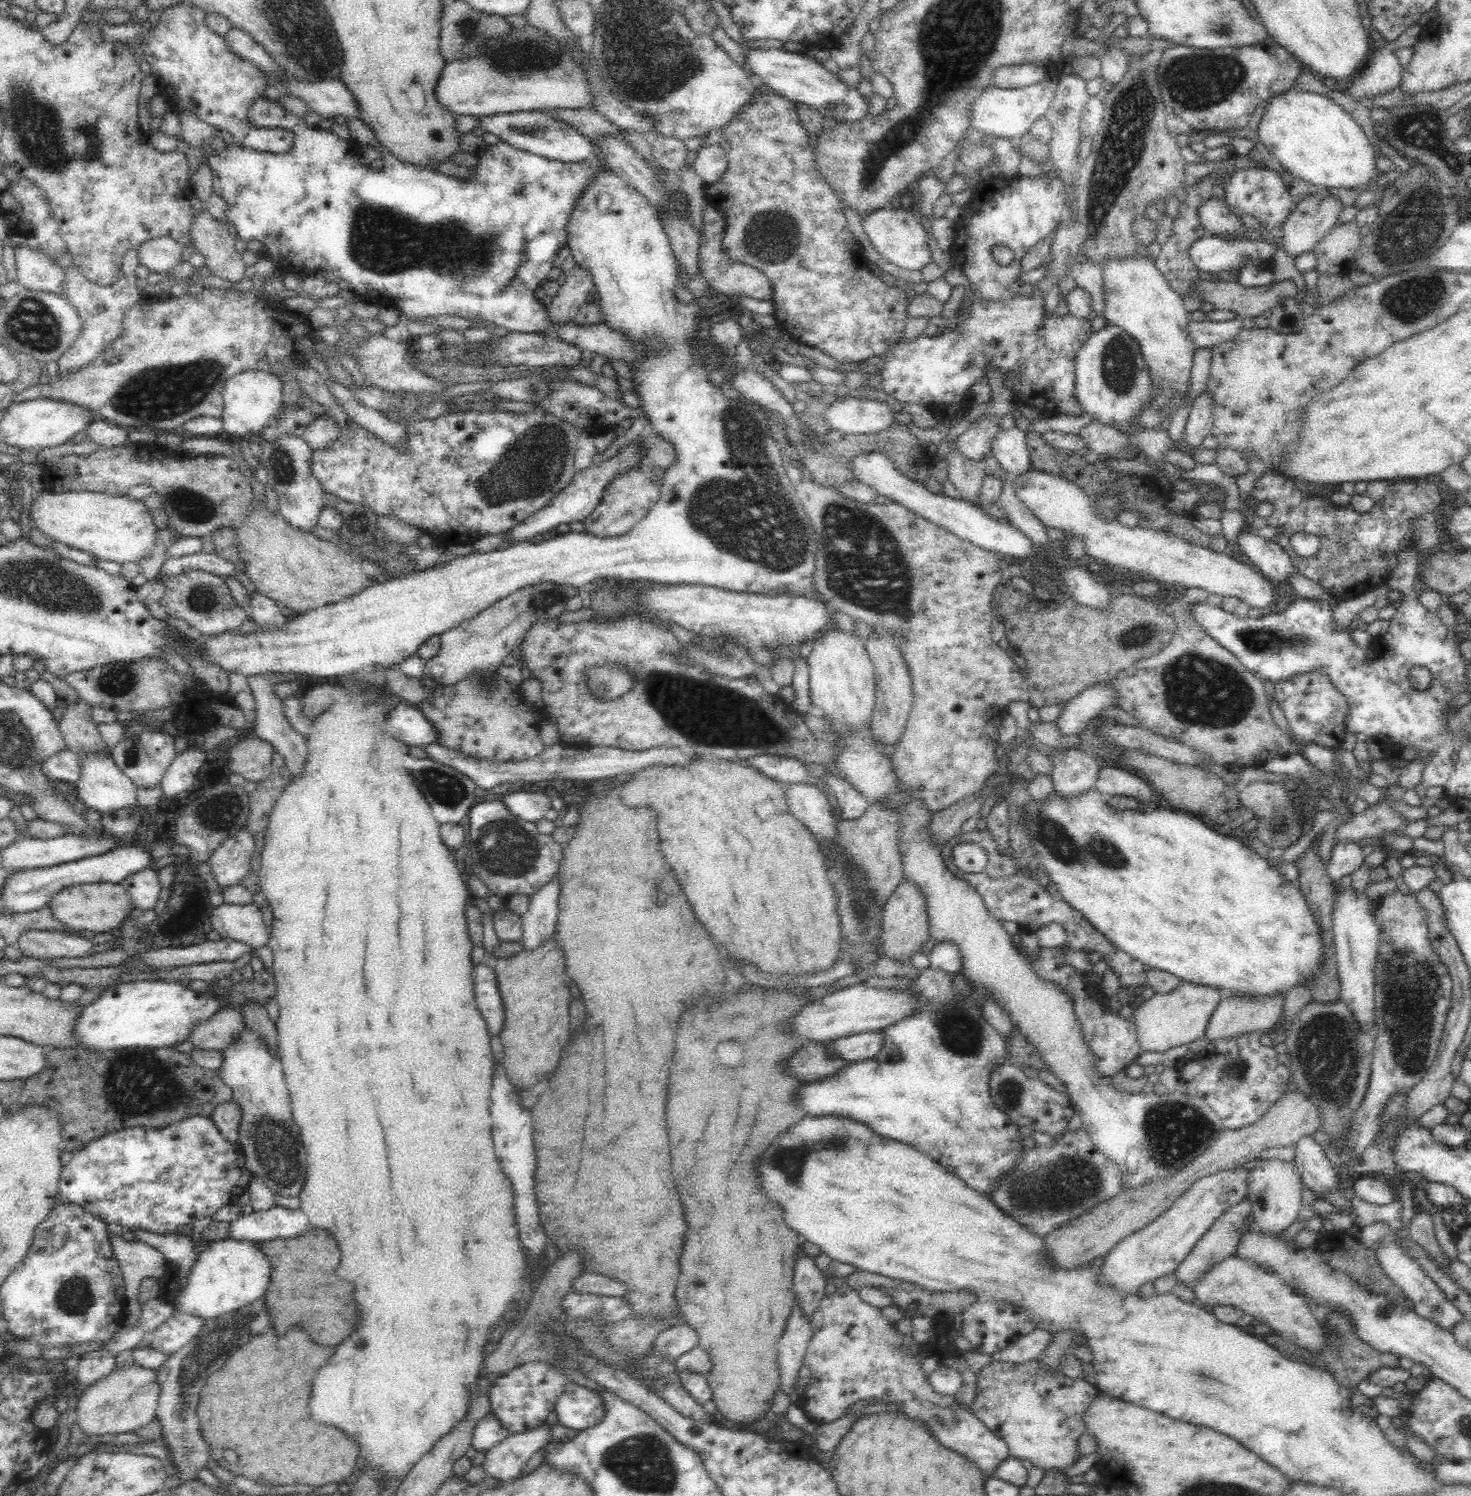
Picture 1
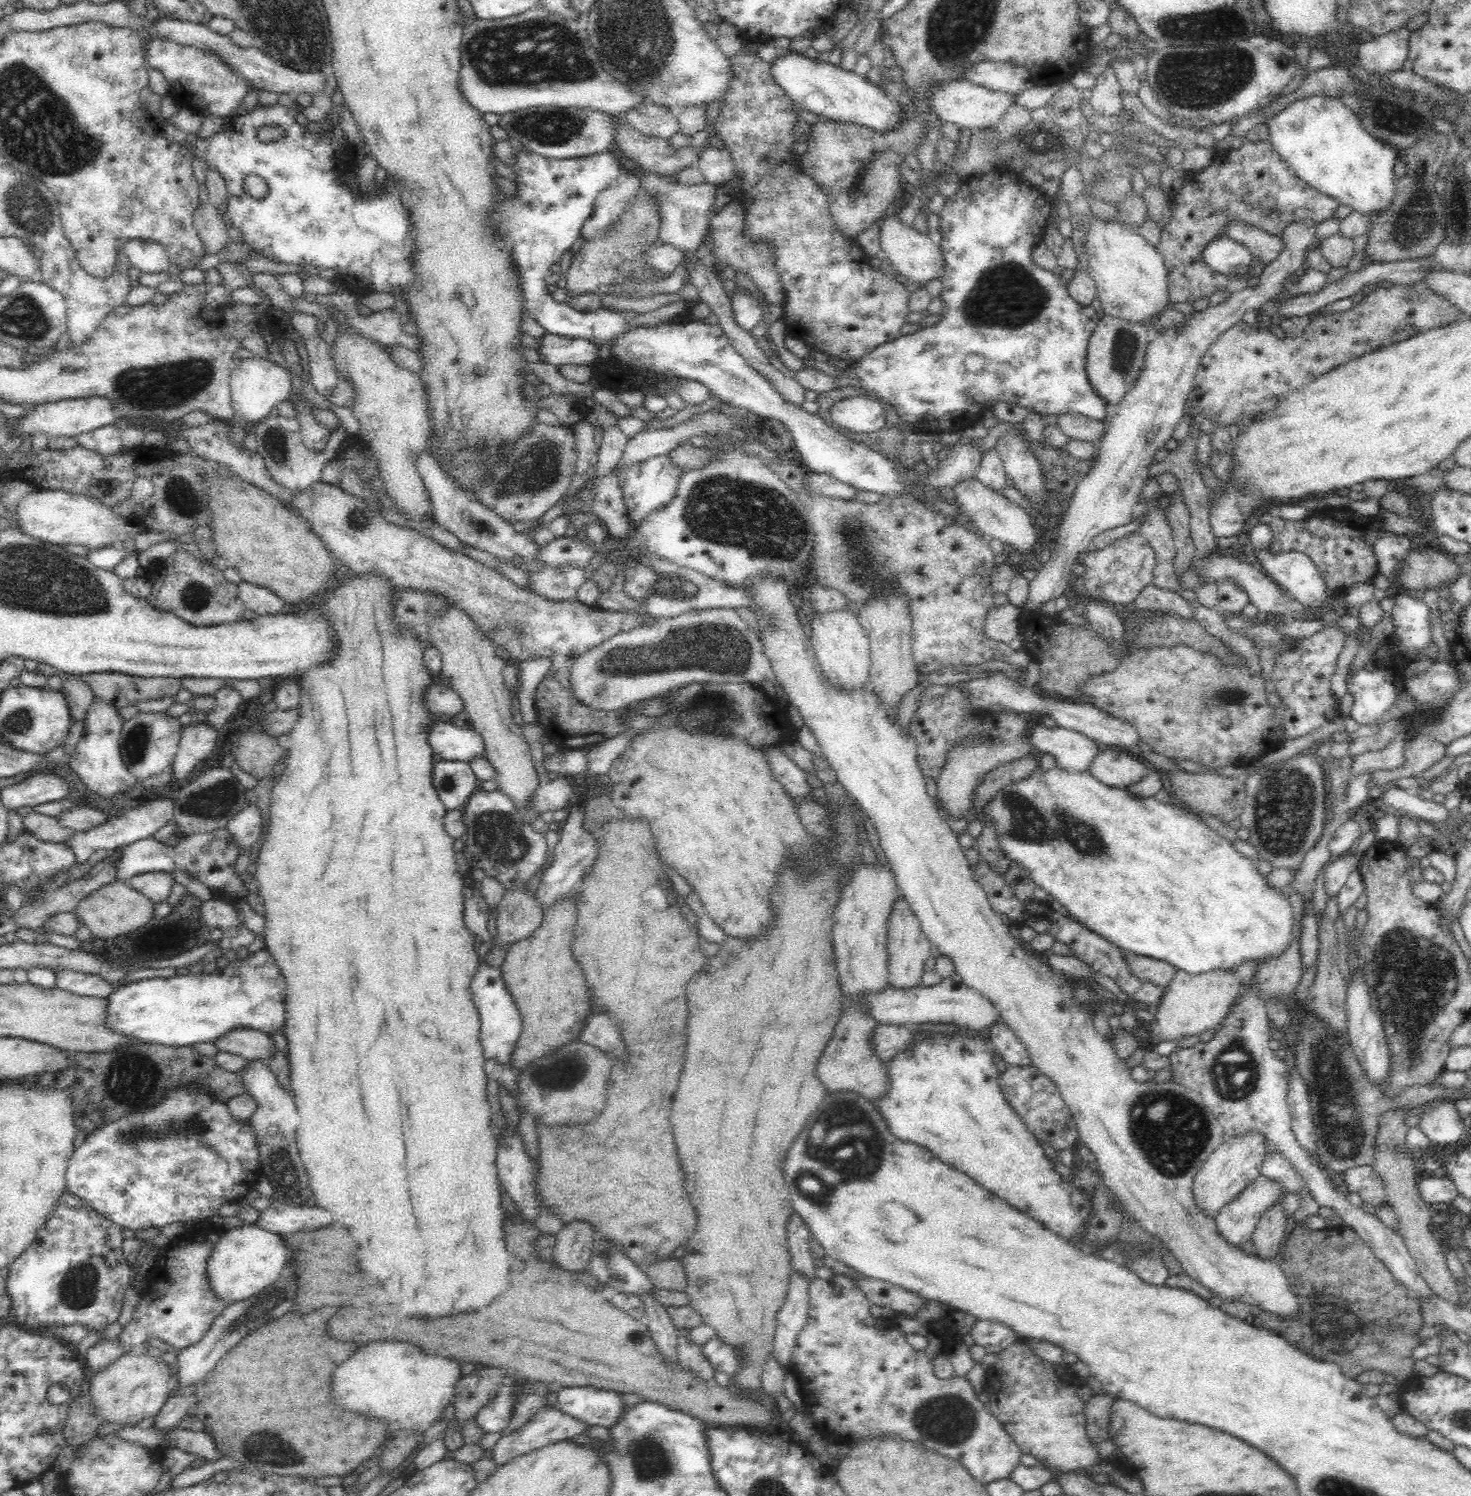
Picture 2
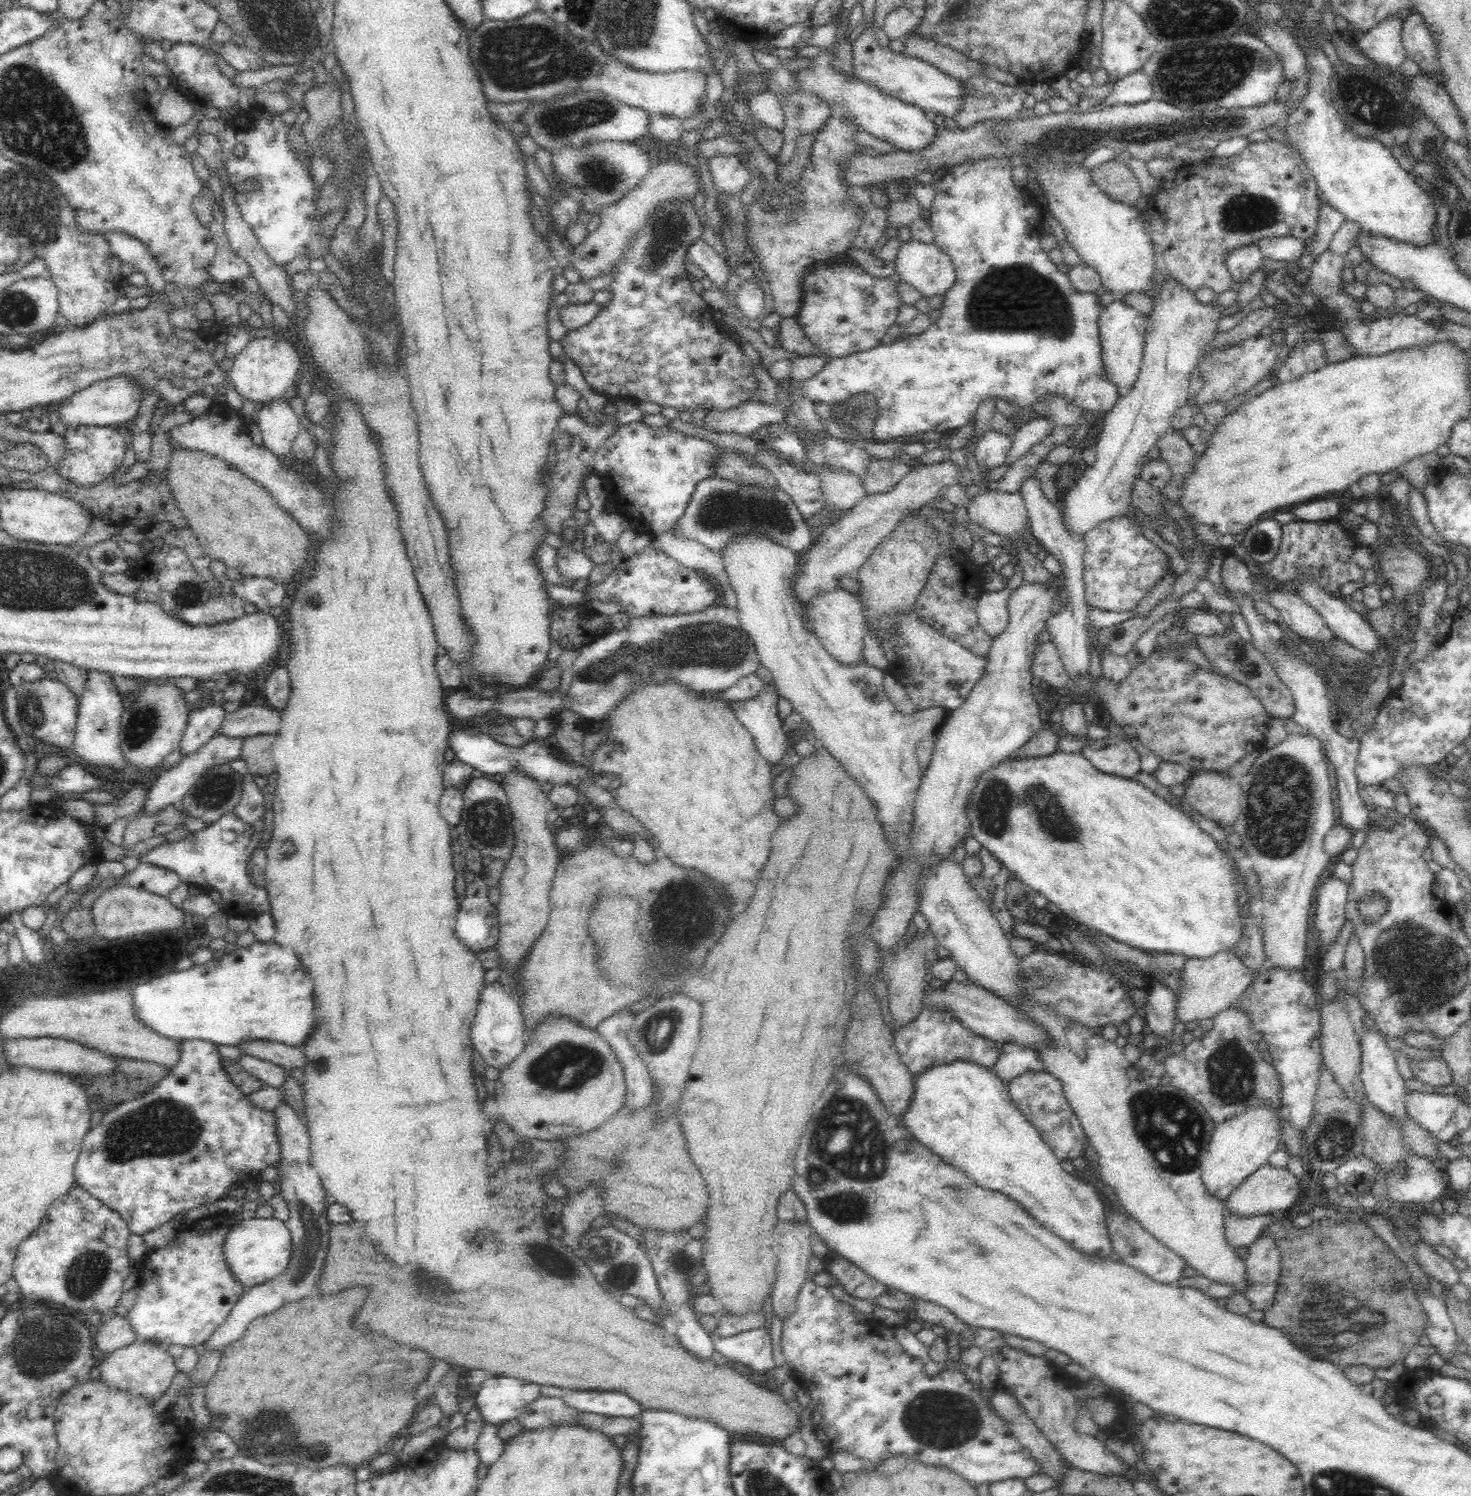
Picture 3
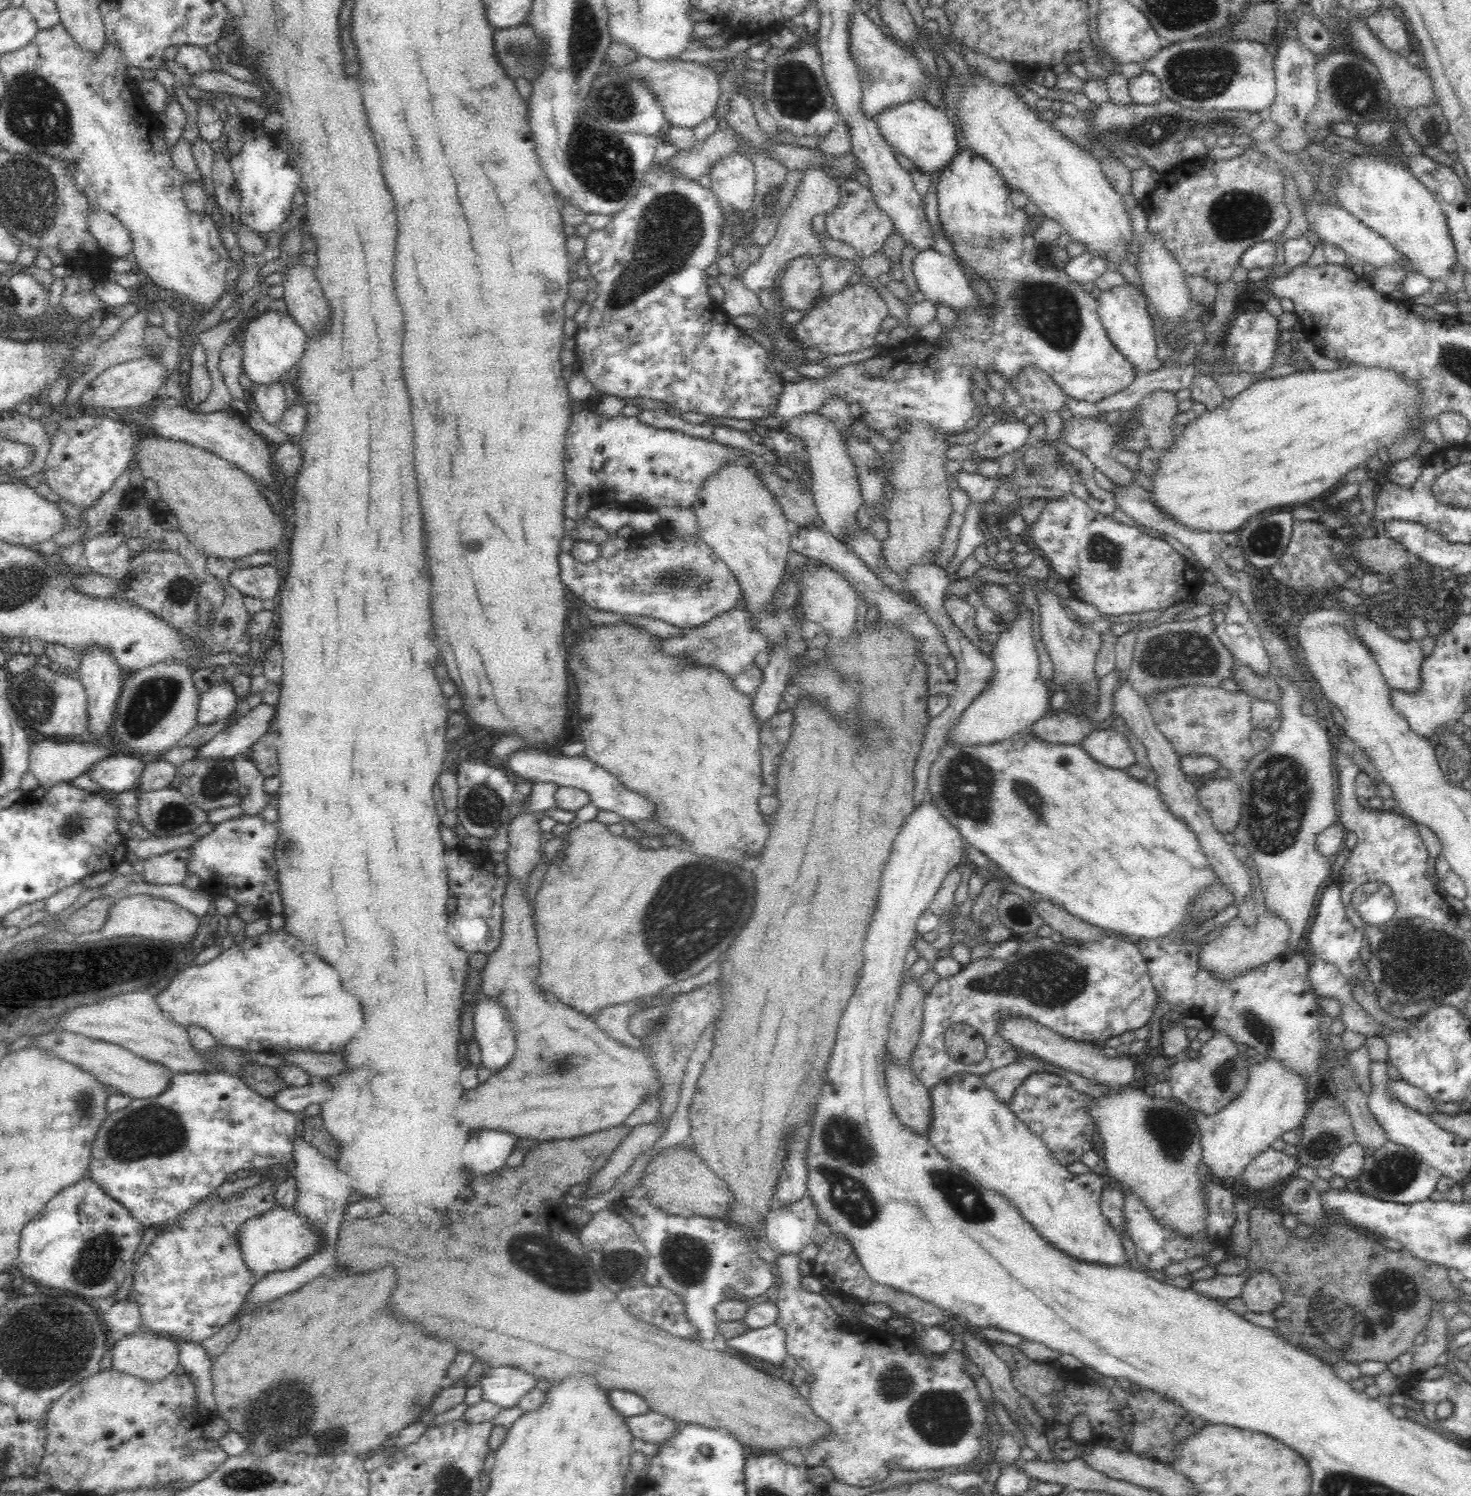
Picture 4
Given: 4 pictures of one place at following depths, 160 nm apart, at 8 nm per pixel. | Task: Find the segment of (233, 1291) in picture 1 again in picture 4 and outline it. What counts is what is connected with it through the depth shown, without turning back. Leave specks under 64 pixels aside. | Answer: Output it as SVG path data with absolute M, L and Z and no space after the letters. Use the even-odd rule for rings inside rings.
M273 1207L264 1214L245 1220L245 1223L238 1228L237 1236L244 1264L254 1272L254 1275L262 1276L294 1268L306 1256L310 1256L312 1252L318 1252L318 1248L323 1246L321 1236L292 1207Z

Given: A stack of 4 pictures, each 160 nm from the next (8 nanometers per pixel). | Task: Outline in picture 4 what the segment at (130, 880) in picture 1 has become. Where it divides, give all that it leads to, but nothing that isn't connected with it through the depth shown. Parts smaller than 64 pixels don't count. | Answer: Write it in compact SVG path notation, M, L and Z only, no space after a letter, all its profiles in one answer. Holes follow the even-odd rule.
M184 847L176 849L158 856L151 856L143 860L143 871L140 874L142 881L150 885L171 885L181 884L181 882L188 876L186 871L186 864L188 864L188 856L190 856L190 849Z

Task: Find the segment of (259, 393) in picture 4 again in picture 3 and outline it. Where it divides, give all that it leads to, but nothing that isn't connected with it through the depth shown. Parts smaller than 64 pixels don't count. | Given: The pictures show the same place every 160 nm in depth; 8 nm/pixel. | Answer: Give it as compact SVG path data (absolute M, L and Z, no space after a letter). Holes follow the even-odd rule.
M276 399L259 406L253 422L261 432L261 446L276 455L276 459L286 468L296 466L295 462L298 460L293 458L291 450L302 427L288 399Z

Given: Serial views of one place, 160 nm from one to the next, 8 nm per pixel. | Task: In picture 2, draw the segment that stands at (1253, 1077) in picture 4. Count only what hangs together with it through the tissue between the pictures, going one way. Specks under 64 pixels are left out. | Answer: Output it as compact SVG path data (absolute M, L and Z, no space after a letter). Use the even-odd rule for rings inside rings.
M1256 1131L1233 1137L1226 1136L1225 1141L1202 1163L1193 1181L1192 1195L1197 1208L1207 1218L1218 1216L1226 1204L1233 1202L1260 1175L1260 1166L1264 1162L1267 1138Z

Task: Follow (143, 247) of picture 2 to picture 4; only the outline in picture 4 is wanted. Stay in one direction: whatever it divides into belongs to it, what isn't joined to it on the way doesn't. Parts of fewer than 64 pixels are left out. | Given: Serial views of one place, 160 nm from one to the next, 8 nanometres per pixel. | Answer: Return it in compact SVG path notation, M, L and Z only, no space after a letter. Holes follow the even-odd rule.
M90 212L88 229L95 236L100 248L107 252L111 259L133 257L133 241L129 231L120 220L106 212Z

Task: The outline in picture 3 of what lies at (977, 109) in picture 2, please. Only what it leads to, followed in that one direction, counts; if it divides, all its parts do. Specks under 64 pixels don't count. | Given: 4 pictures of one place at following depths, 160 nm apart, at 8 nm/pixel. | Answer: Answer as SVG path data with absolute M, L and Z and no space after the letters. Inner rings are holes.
M864 30L852 44L852 67L854 74L860 80L865 80L870 86L877 86L882 92L887 92L908 104L917 106L932 114L942 114L954 118L960 110L967 86L962 81L942 72L932 63L908 55L899 45L884 49L876 41L874 31Z

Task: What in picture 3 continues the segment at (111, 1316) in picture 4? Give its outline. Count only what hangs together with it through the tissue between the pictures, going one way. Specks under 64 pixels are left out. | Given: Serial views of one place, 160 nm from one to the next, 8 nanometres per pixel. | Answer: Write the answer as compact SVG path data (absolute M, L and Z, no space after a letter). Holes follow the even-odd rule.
M115 1315L106 1324L98 1327L93 1344L98 1352L102 1352L102 1356L106 1357L109 1352L114 1352L135 1341L136 1335L134 1335L127 1318Z

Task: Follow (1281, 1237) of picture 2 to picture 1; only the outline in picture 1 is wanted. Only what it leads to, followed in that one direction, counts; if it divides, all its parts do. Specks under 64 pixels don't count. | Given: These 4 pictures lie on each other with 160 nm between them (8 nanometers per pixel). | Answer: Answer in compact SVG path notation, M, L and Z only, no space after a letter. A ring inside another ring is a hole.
M1259 1158L1251 1166L1251 1170L1247 1181L1246 1202L1250 1204L1254 1223L1262 1232L1285 1231L1303 1215L1302 1199L1305 1187L1295 1159L1286 1161L1278 1158Z

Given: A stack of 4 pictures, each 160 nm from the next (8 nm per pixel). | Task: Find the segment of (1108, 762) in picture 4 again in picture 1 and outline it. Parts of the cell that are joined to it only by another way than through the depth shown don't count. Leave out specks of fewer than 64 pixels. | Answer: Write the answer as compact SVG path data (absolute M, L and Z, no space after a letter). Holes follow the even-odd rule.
M1115 766L1100 768L1094 789L1106 797L1126 796L1136 799L1138 804L1144 806L1150 802L1156 804L1158 799L1154 789L1144 778L1135 772Z

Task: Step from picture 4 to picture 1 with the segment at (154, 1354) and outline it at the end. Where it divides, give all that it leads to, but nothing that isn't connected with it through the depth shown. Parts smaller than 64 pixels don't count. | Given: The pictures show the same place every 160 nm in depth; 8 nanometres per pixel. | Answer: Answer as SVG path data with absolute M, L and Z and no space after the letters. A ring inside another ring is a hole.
M134 1365L127 1369L112 1371L106 1378L82 1390L75 1410L75 1422L82 1432L88 1435L134 1433L154 1419L158 1392L154 1369Z

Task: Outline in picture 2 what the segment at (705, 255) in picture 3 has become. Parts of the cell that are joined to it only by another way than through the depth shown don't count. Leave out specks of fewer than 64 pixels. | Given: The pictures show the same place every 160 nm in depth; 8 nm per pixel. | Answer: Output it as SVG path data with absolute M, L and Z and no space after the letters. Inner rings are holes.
M639 167L634 175L640 181L640 189L644 189L654 199L654 210L659 213L661 221L658 230L659 242L678 248L684 253L696 252L703 236L709 233L707 214L714 204L718 186L706 182L685 185L673 177L658 175L643 167Z

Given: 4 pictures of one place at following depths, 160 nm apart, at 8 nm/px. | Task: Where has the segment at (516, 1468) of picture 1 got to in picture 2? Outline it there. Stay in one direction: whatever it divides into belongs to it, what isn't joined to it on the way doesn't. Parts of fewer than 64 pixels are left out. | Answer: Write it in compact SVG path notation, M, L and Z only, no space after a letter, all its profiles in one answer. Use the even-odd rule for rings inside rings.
M557 1406L540 1407L539 1411L534 1414L526 1424L518 1428L518 1430L502 1433L501 1438L491 1450L490 1458L492 1458L496 1466L499 1467L507 1462L513 1461L518 1456L530 1454L530 1452L534 1452L534 1450L538 1450L543 1446L572 1438L572 1436L578 1436L578 1434L584 1432L586 1428L588 1428L588 1425L586 1425L584 1421L574 1419L574 1417L562 1413Z

